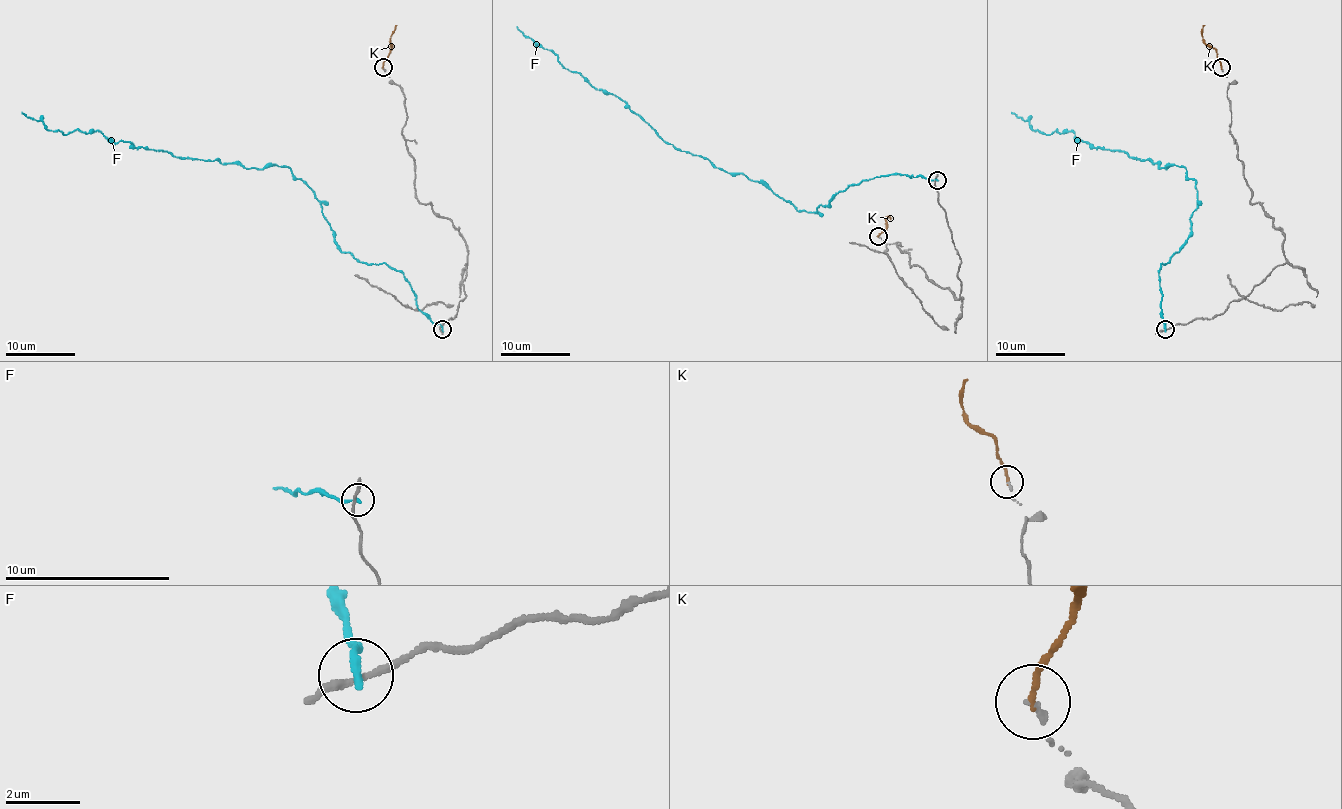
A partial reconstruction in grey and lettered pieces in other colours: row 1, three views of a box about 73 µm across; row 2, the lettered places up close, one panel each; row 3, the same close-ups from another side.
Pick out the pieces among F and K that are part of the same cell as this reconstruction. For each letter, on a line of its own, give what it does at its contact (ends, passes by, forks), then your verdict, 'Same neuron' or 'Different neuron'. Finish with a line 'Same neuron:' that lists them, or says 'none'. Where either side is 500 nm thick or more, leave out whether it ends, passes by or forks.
F: It ends there. Different neuron
K: It ends there. Same neuron
Same neuron: K

